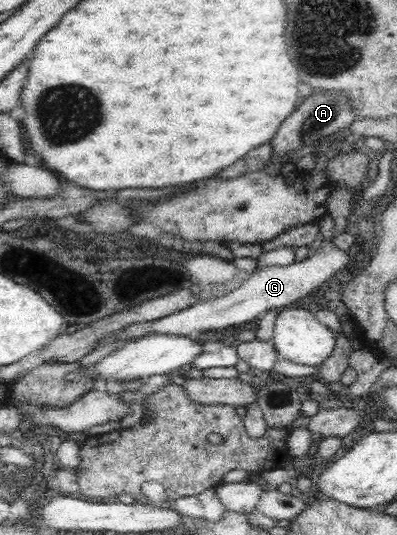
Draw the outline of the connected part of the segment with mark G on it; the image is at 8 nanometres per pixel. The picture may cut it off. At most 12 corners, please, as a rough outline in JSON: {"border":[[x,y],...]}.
{"border":[[318,221],[322,246],[304,262],[263,266],[204,300],[110,341],[222,330],[283,309],[354,264]]}

